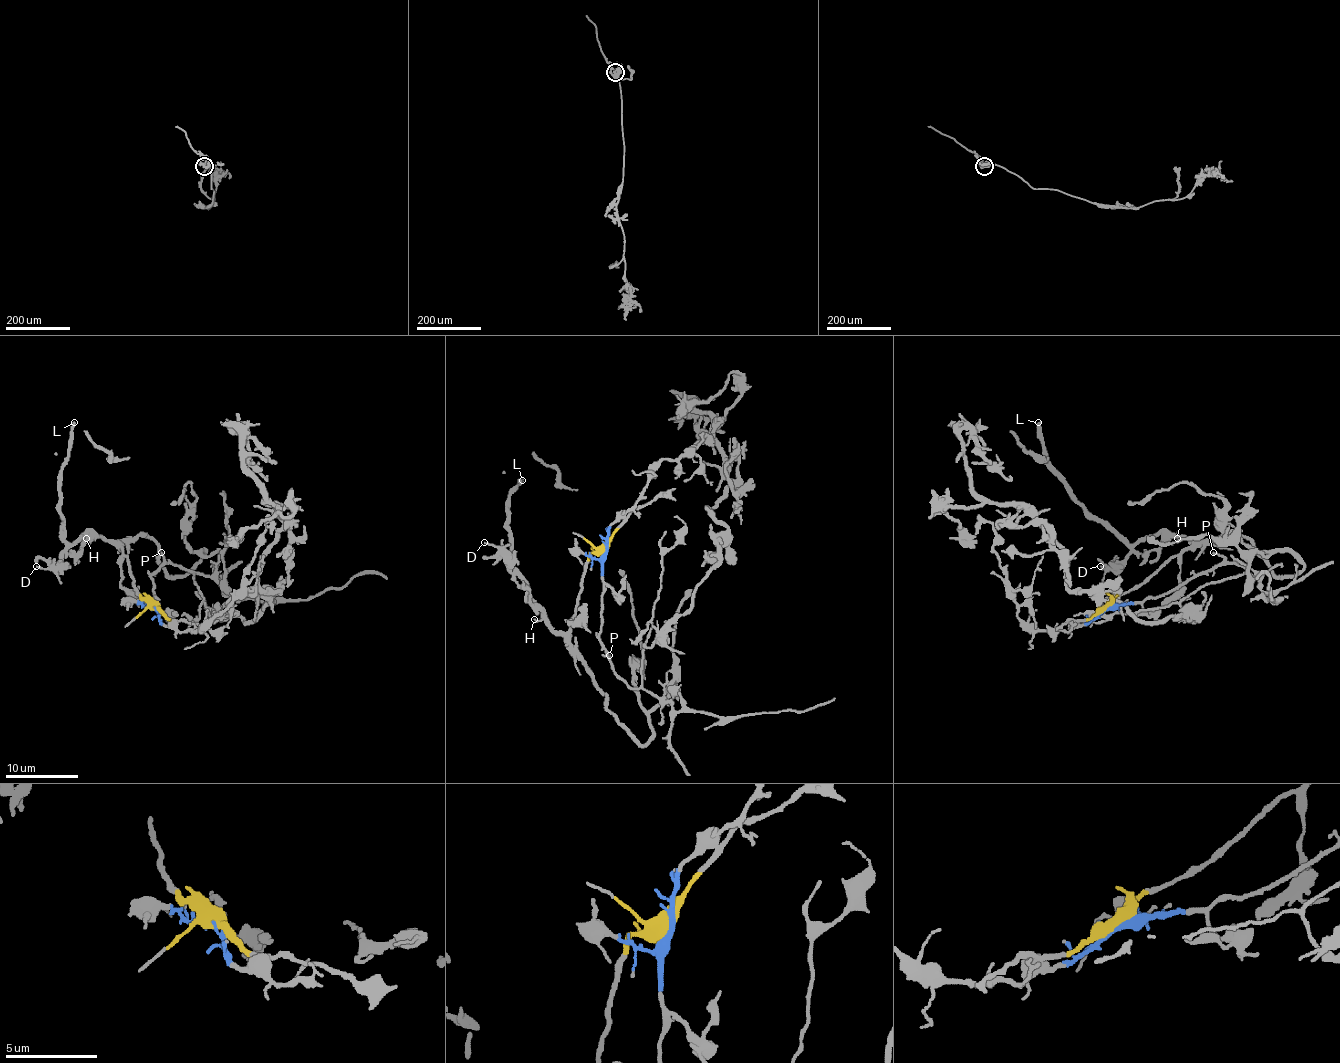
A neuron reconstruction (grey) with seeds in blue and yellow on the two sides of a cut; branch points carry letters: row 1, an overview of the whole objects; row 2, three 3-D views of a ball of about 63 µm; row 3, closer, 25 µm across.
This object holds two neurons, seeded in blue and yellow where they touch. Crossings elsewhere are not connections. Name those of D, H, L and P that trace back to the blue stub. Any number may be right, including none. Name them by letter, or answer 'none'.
P

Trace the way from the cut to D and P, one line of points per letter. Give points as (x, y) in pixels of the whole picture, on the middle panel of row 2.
D: (606, 549), (590, 554), (571, 626), (557, 633), (506, 556), (484, 542)
P: (606, 549), (599, 638), (612, 666), (610, 655)

